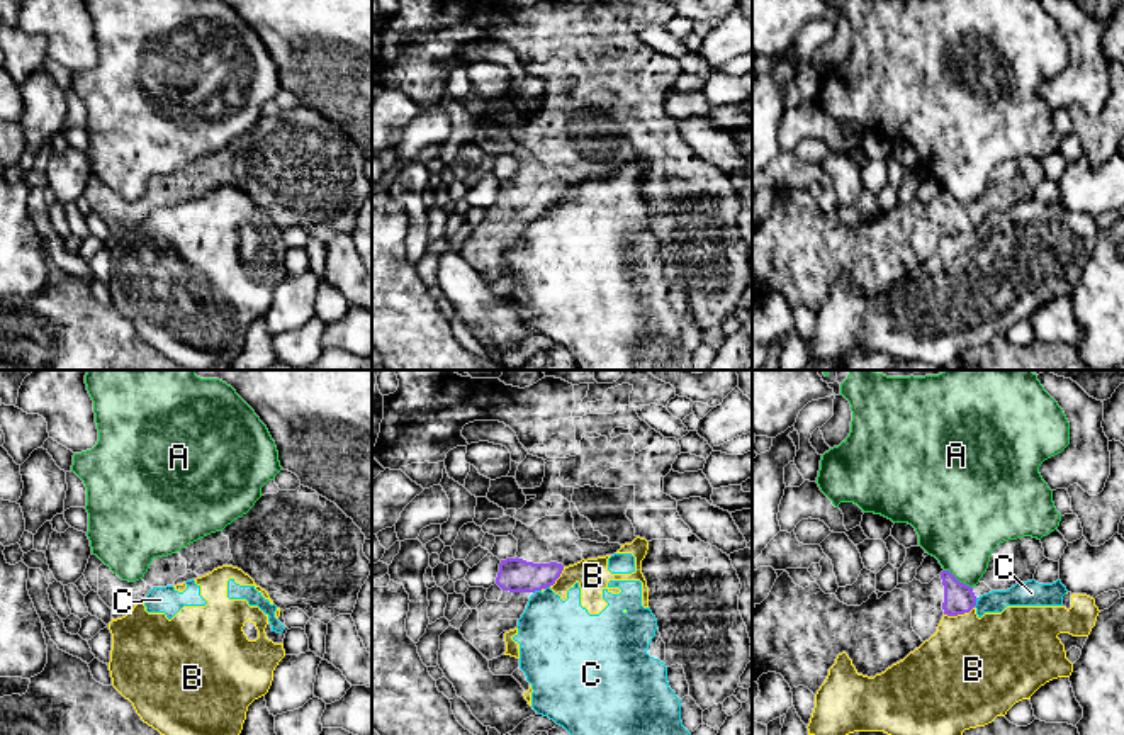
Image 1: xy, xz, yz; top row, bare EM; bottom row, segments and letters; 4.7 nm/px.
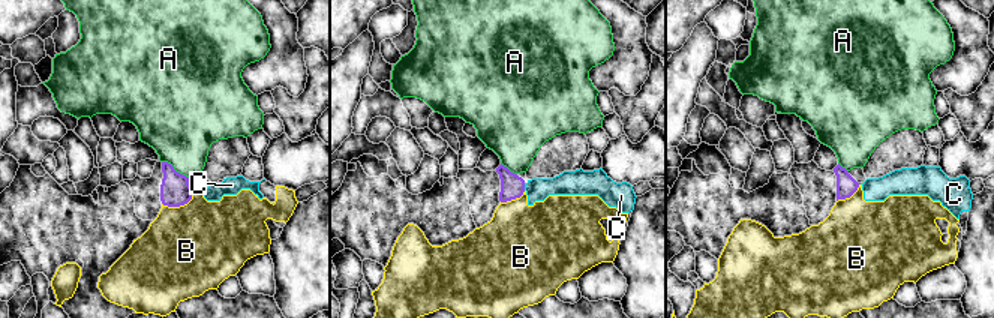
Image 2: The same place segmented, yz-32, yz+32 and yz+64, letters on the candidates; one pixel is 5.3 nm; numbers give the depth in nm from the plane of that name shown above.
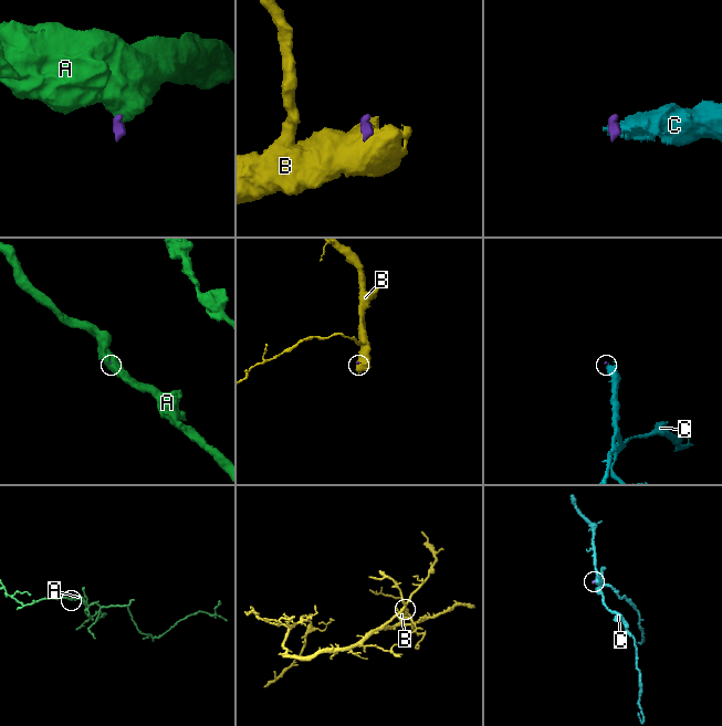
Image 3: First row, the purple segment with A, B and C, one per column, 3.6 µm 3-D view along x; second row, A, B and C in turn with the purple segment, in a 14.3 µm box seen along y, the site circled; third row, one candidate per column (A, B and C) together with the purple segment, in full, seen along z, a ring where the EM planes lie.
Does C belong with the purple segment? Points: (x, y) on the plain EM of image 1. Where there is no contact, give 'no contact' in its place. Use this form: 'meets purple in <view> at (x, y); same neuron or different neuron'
meets purple in yz at (975, 223); different neuron

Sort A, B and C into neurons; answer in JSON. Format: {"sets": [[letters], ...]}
{"sets": [["A"], ["B", "C"]]}

